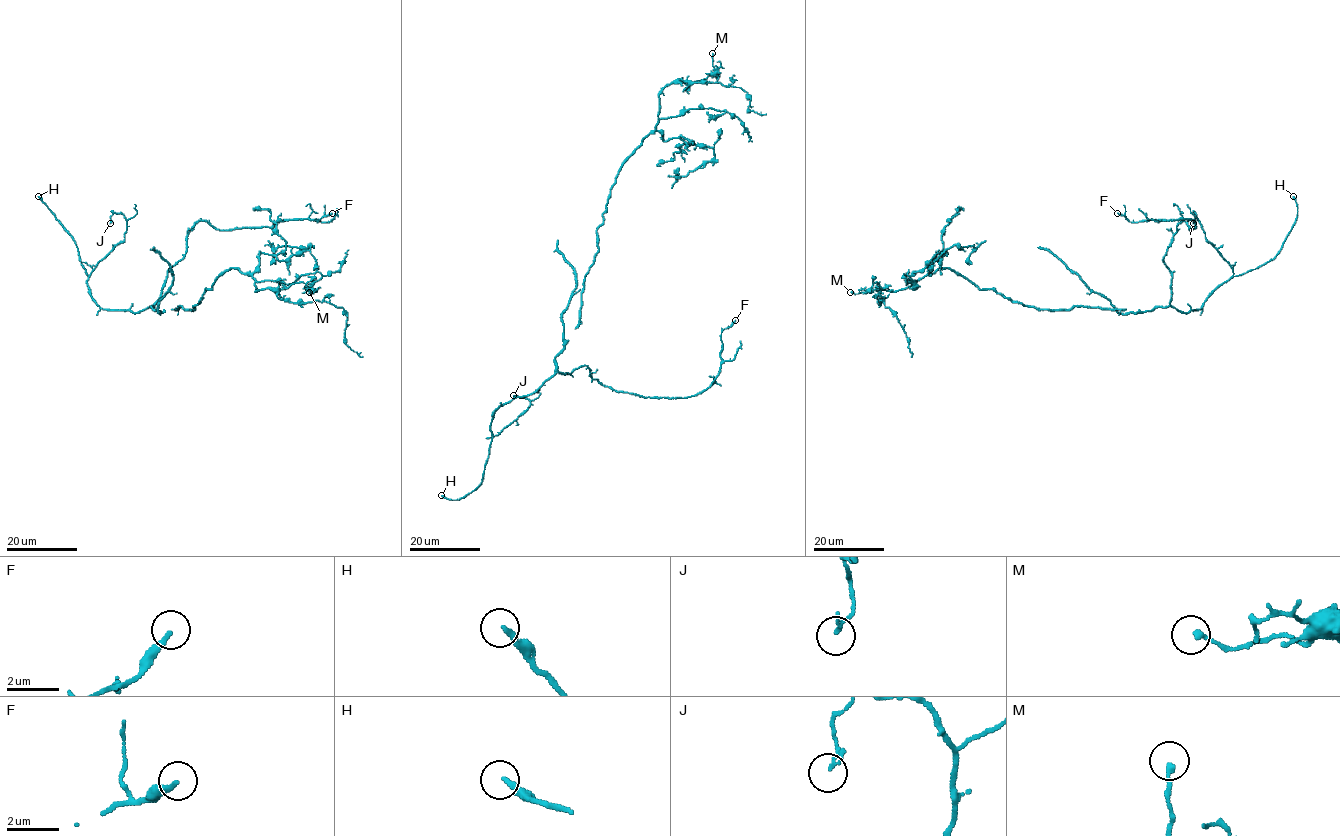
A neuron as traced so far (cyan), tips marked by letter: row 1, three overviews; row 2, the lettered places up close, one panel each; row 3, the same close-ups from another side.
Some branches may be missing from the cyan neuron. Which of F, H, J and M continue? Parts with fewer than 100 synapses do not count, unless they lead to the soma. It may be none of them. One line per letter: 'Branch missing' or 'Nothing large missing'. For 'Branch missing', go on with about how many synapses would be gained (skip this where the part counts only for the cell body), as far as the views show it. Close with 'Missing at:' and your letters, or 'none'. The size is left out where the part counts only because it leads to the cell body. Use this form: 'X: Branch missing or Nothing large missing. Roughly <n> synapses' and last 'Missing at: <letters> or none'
F: Nothing large missing
H: Branch missing
J: Nothing large missing
M: Nothing large missing
Missing at: H

